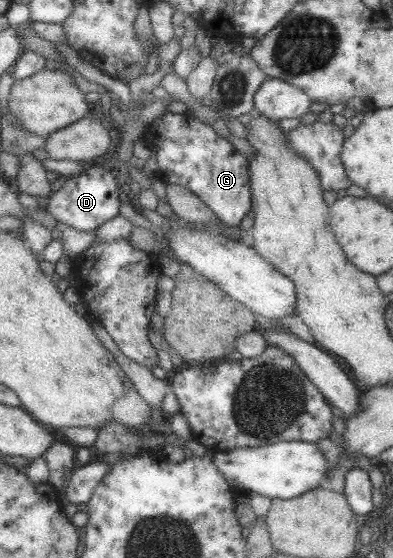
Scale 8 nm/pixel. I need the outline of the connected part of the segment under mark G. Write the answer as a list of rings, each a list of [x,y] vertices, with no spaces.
[[[164,112],[147,127],[143,140],[151,151],[156,152],[158,168],[156,177],[168,184],[190,188],[229,227],[237,227],[250,211],[252,204],[249,160],[238,152],[226,138],[218,135],[210,124],[196,119],[191,112],[182,114]]]

